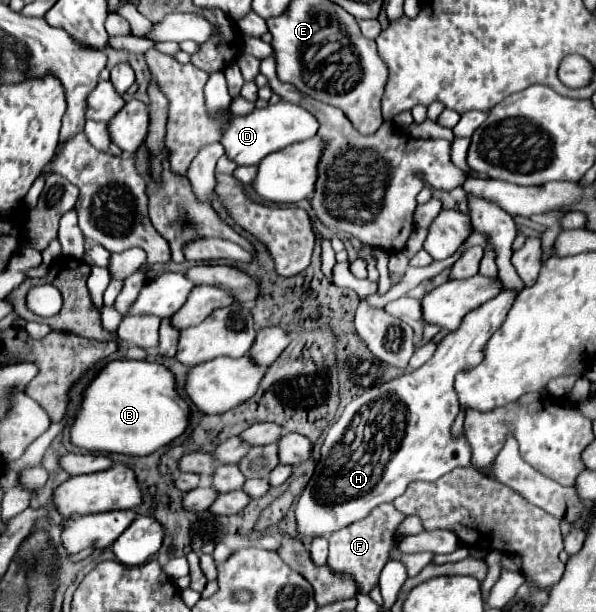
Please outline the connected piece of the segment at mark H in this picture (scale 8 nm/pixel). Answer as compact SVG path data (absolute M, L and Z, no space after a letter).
M505 288L495 298L477 306L461 320L461 326L449 332L437 346L433 358L425 362L421 368L411 370L391 382L383 382L375 388L367 388L361 396L351 400L337 422L329 428L327 438L321 446L321 458L315 466L315 472L305 486L299 502L297 502L297 528L303 536L329 536L333 530L341 530L351 522L365 518L375 506L383 502L393 502L401 496L409 482L425 480L435 482L437 478L449 474L455 468L475 468L471 462L471 446L465 434L453 436L451 426L459 414L457 394L453 390L453 378L459 370L475 366L483 358L483 346L493 336L493 332L505 320L509 308L515 302L515 292Z

